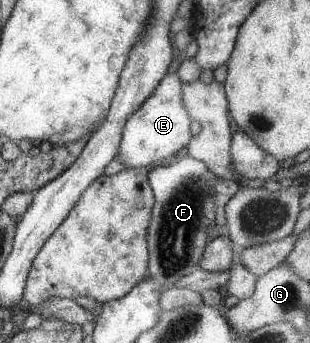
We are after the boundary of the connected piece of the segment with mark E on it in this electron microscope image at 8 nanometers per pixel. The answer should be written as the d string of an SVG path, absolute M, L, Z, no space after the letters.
M166 72L153 93L125 121L117 151L119 163L126 168L145 167L156 162L165 164L173 160L175 153L182 153L189 139L192 138L189 131L192 120L183 109L179 87L180 80L177 75Z

